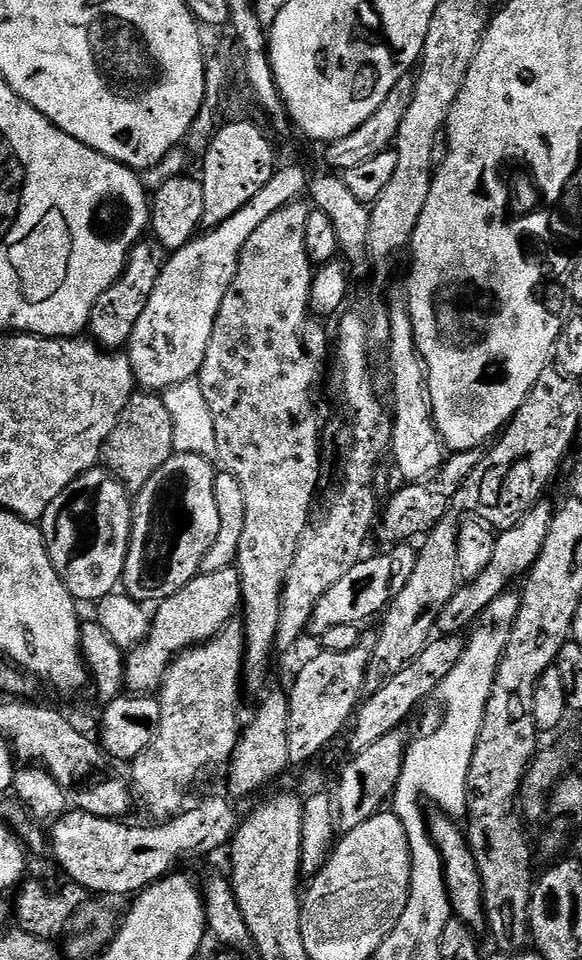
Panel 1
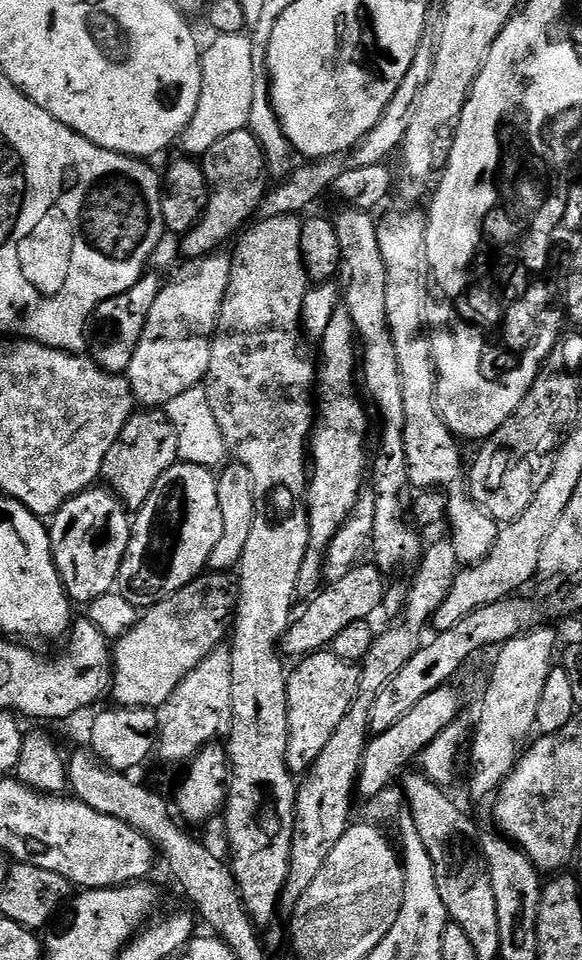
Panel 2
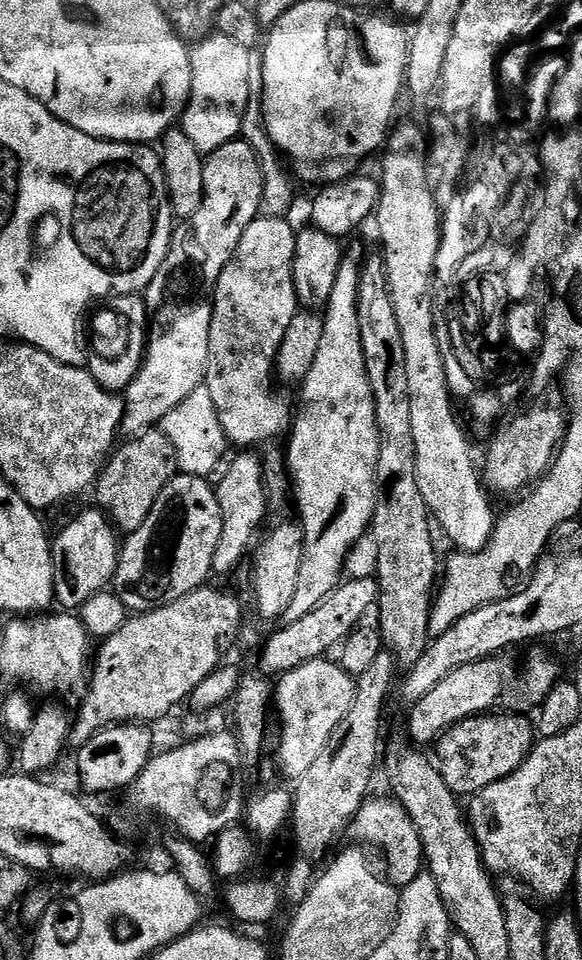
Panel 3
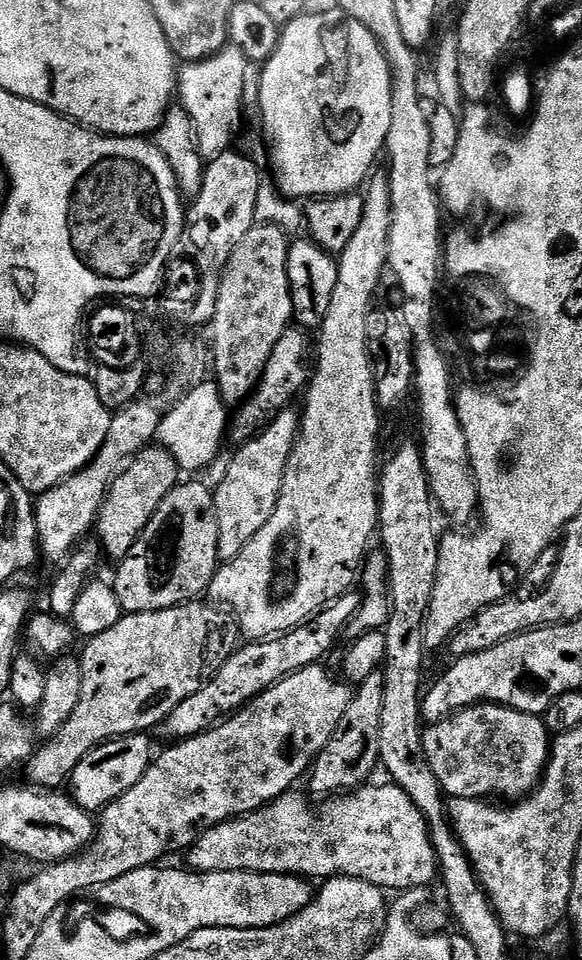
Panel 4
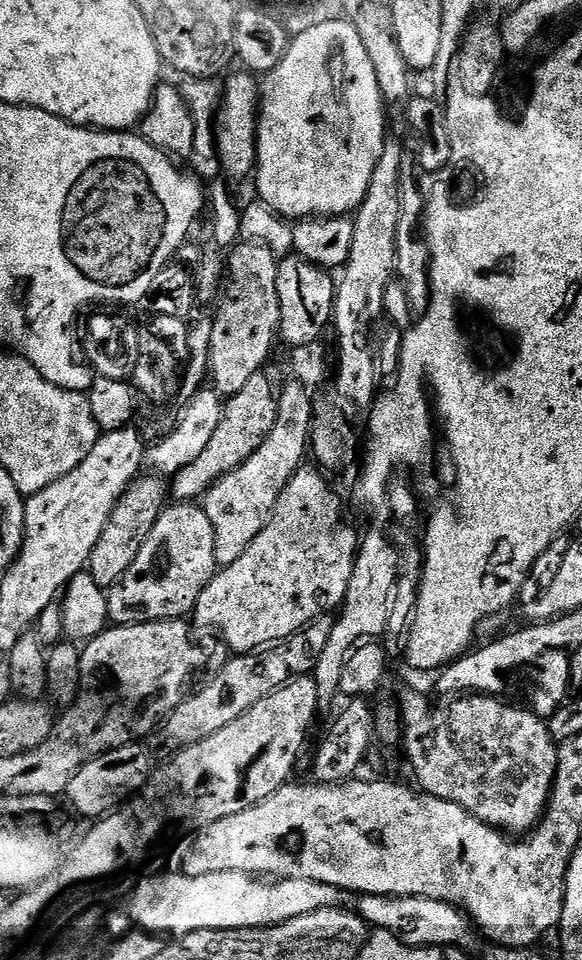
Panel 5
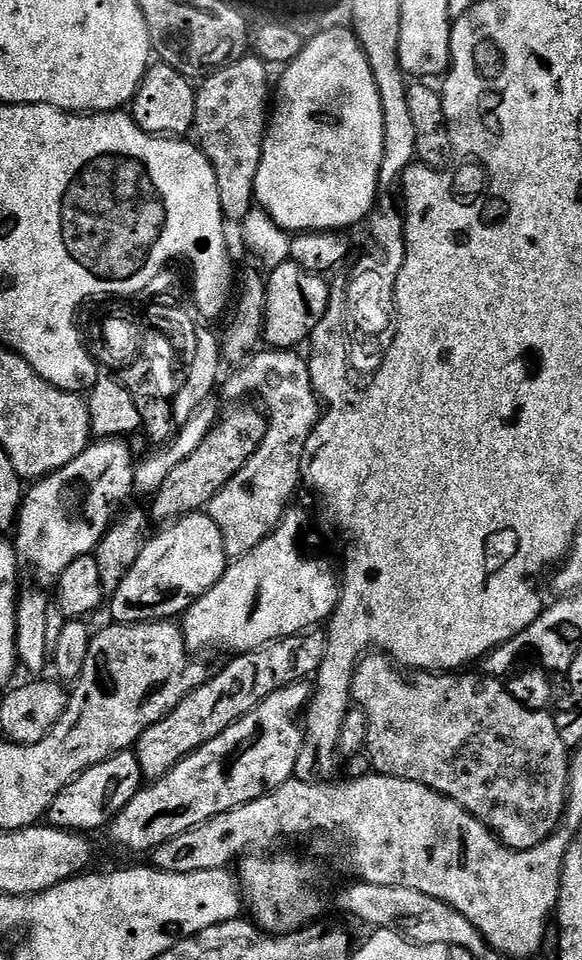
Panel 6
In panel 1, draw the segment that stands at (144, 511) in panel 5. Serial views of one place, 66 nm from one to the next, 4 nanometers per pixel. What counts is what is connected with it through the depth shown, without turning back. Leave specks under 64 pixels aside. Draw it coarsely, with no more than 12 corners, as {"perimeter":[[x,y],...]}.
{"perimeter":[[134,392],[101,461],[129,493],[175,455],[163,397]]}

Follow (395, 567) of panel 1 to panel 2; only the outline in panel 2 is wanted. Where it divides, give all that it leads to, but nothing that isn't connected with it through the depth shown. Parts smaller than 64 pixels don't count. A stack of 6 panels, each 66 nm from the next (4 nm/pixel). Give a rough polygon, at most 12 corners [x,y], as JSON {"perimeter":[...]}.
{"perimeter":[[364,562],[321,587],[288,626],[285,657],[327,649],[381,611],[385,573]]}

